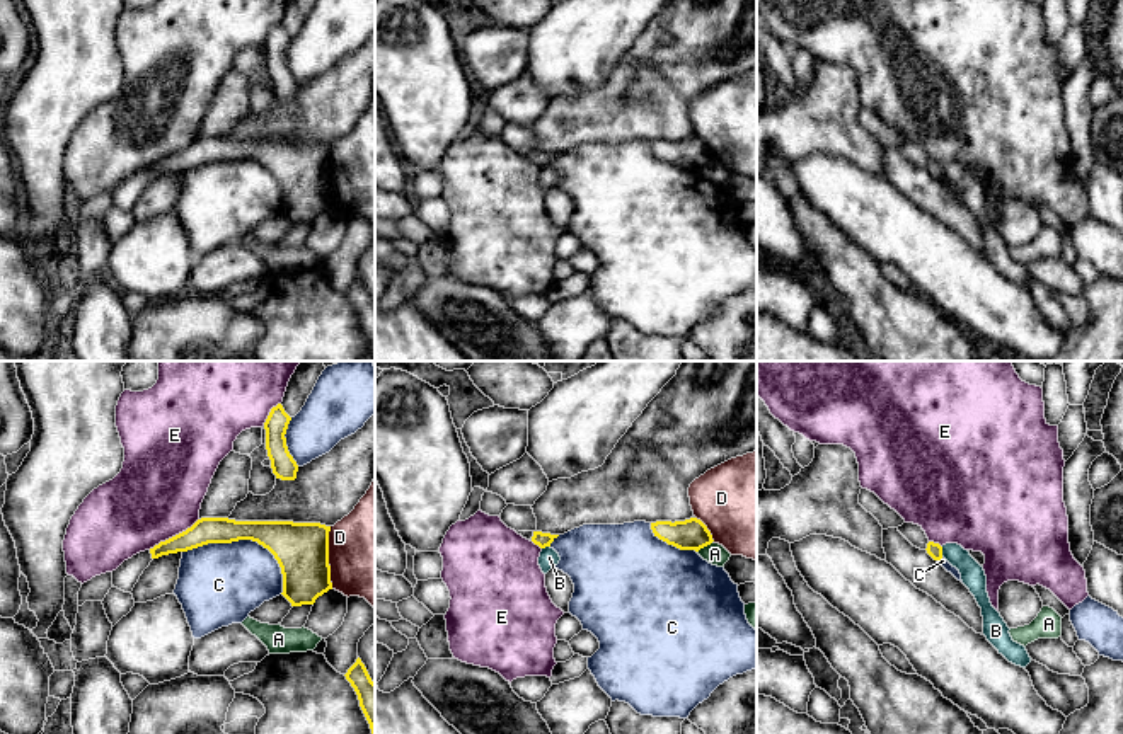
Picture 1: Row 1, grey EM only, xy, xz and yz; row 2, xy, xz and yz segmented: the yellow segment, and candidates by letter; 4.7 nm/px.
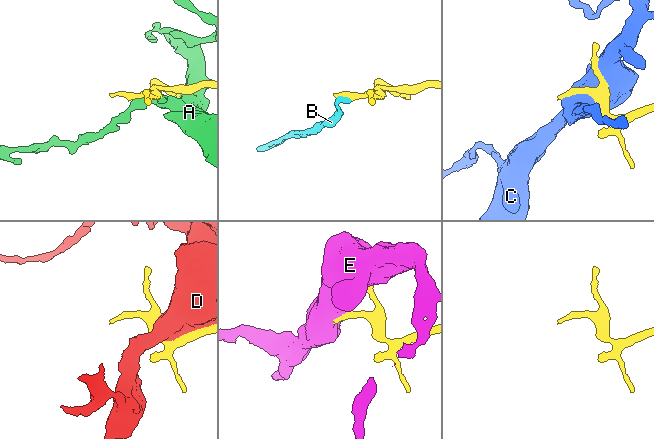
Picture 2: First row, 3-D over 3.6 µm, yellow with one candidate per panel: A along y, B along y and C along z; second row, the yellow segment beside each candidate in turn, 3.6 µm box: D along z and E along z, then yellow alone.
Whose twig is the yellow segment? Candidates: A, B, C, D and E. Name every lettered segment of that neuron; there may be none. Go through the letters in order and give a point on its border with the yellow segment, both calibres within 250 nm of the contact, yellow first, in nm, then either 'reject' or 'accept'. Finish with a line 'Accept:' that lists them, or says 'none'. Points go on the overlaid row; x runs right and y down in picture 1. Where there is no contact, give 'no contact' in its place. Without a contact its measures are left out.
A: meets yellow in xz at (704, 545); 150 nm thick on the yellow side, 100 nm on the other; reject
B: meets yellow in yz at (941, 552); 70 nm thick on the yellow side, 110 nm on the other; reject
C: meets yellow in xy at (246, 539); 240 nm thick on the yellow side, 380 nm on the other; reject
D: meets yellow in xy at (328, 557); 260 nm thick on the yellow side, 440 nm on the other; reject
E: meets yellow in xy at (172, 537); 130 nm thick on the yellow side, 420 nm on the other; reject
Accept: none

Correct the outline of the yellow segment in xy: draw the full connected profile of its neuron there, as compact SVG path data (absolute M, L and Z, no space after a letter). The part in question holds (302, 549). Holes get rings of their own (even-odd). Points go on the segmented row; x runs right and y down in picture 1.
M201 518L186 531L140 552L112 571L112 586L131 593L153 559L208 543L252 540L268 548L283 574L283 596L291 606L314 605L332 589L329 565L331 526L293 521L235 521Z

